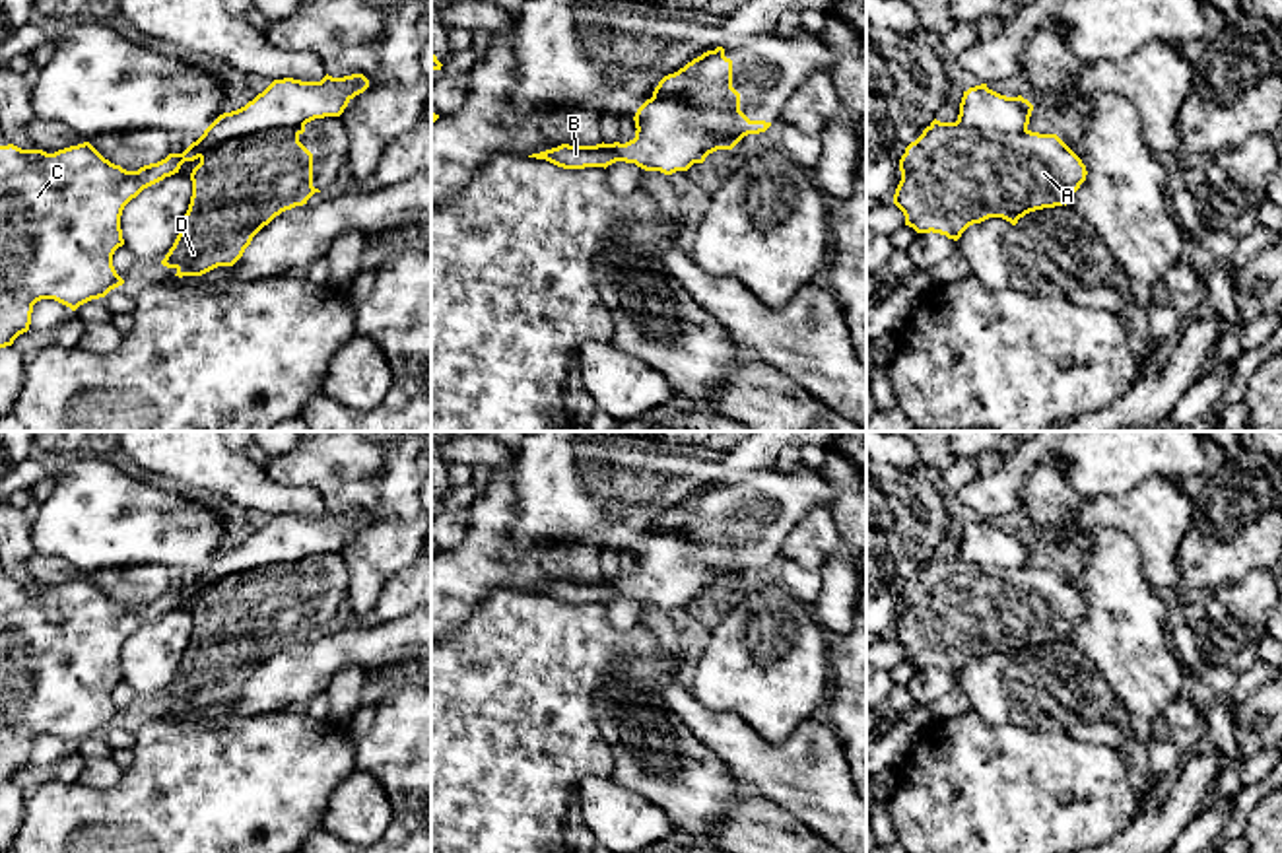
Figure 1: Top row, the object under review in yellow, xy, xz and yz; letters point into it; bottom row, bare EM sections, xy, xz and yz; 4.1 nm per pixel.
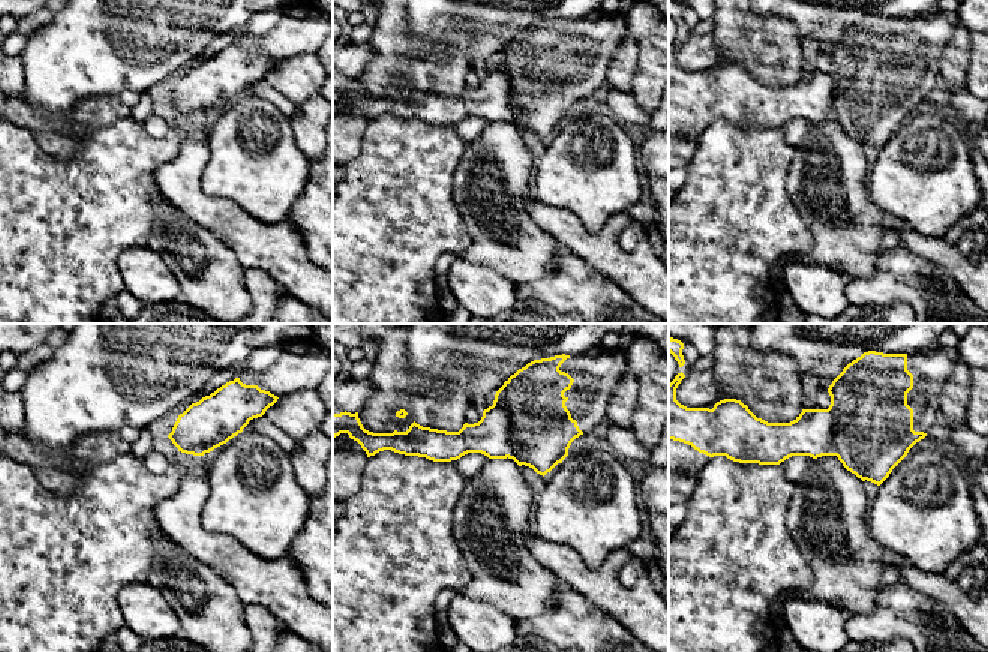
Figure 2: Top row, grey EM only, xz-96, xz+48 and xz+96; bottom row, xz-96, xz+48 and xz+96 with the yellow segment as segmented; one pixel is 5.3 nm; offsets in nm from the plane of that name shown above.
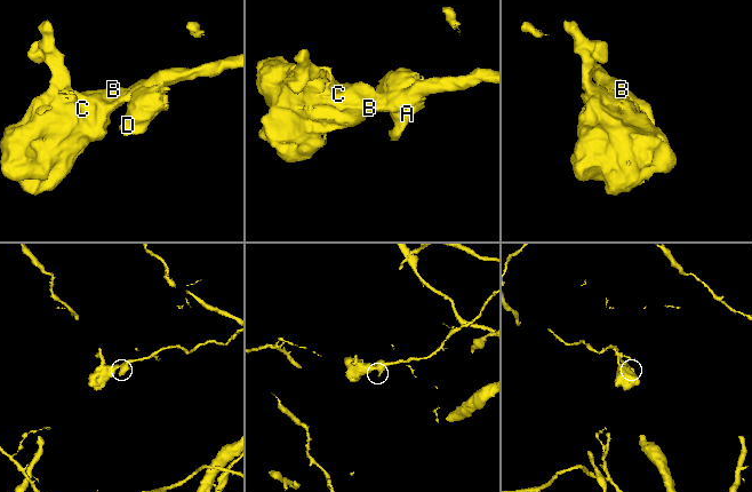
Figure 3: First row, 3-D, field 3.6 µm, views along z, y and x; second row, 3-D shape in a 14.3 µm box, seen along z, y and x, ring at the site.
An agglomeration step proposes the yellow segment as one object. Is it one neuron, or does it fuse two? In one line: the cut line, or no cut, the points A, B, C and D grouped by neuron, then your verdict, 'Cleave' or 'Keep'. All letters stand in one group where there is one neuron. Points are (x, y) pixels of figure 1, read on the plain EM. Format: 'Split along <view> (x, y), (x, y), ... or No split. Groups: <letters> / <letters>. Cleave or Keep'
Split along xz (653, 531), (700, 543), (694, 558), (709, 576), (704, 593). Groups: A D / B C. Cleave

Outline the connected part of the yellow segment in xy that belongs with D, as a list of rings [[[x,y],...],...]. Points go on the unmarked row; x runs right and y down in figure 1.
[[[305,560],[219,577],[192,604],[192,631],[179,670],[161,696],[179,713],[202,711],[218,701],[233,701],[253,672],[276,651],[320,628],[313,622],[313,589],[299,577]]]

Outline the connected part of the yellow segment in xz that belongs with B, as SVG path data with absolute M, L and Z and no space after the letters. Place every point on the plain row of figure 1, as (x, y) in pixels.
M647 534L635 548L635 573L620 579L569 581L532 589L563 604L608 602L616 597L635 598L645 606L672 610L688 606L707 591L711 575L693 558L703 542L686 534Z

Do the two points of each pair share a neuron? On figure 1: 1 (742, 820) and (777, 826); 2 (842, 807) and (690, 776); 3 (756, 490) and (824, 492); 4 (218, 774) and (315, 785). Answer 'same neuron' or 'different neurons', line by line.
1: same neuron
2: different neurons
3: same neuron
4: same neuron

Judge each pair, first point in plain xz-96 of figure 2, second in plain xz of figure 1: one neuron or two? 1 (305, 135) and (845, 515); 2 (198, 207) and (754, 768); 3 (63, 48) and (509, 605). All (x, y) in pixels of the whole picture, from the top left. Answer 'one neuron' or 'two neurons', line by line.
1: one neuron
2: one neuron
3: two neurons

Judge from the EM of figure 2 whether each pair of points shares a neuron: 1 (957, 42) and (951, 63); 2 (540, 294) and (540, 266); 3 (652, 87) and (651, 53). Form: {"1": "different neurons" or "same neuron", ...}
{"1": "same neuron", "2": "different neurons", "3": "same neuron"}

